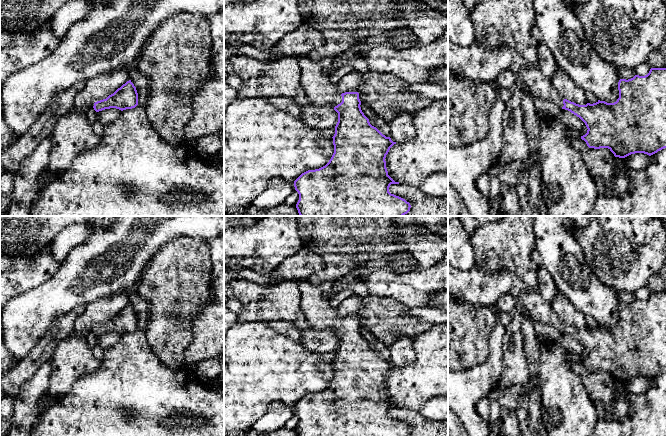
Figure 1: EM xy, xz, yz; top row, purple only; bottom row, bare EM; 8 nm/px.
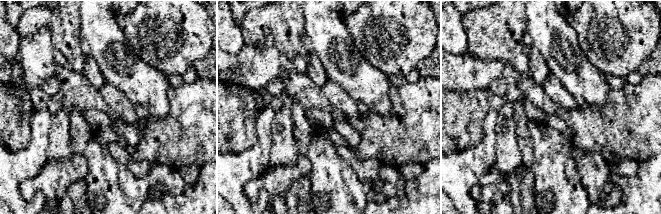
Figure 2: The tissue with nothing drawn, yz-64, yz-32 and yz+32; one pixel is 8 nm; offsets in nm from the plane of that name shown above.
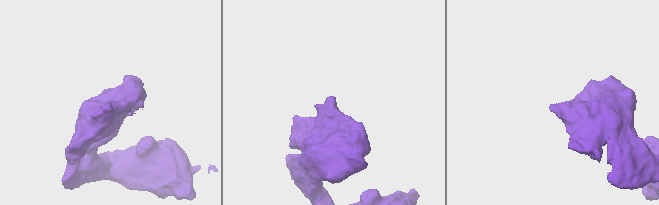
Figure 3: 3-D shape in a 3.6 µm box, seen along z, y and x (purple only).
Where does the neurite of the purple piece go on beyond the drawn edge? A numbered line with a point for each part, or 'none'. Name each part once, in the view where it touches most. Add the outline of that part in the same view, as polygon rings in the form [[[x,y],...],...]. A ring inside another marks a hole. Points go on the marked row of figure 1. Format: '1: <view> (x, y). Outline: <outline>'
1: xz (320, 91). Outline: [[[307,56],[299,57],[298,61],[301,85],[311,104],[330,104],[335,107],[342,102],[336,84],[330,82],[330,76],[324,72],[325,68],[319,61],[311,60]]]

